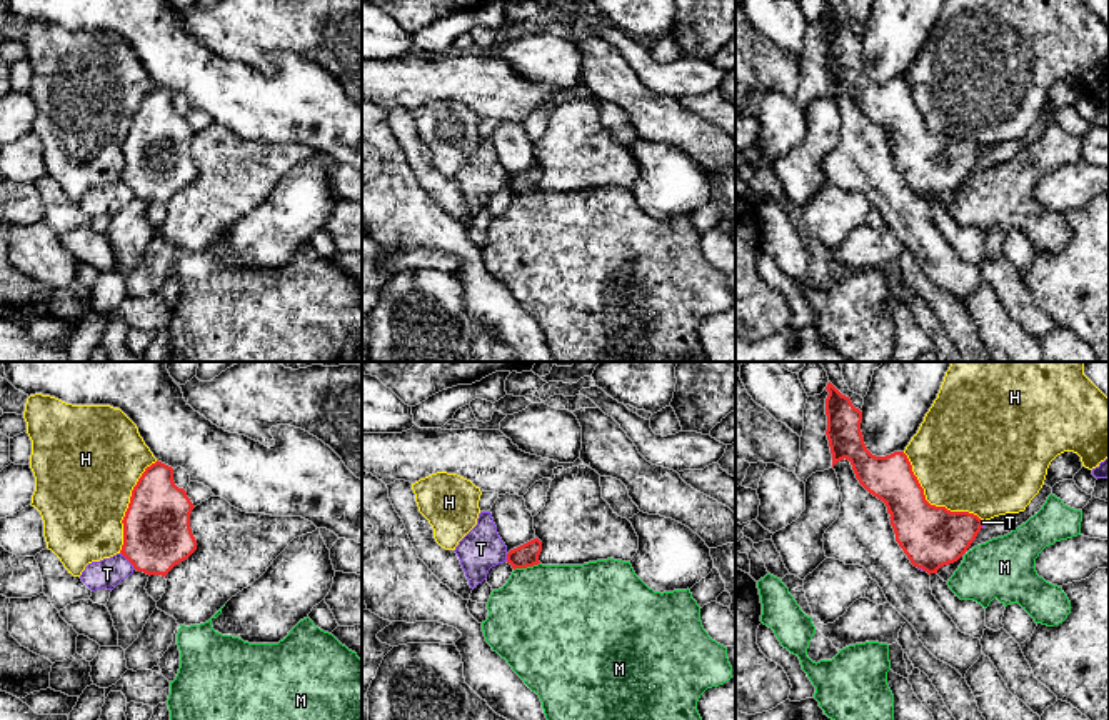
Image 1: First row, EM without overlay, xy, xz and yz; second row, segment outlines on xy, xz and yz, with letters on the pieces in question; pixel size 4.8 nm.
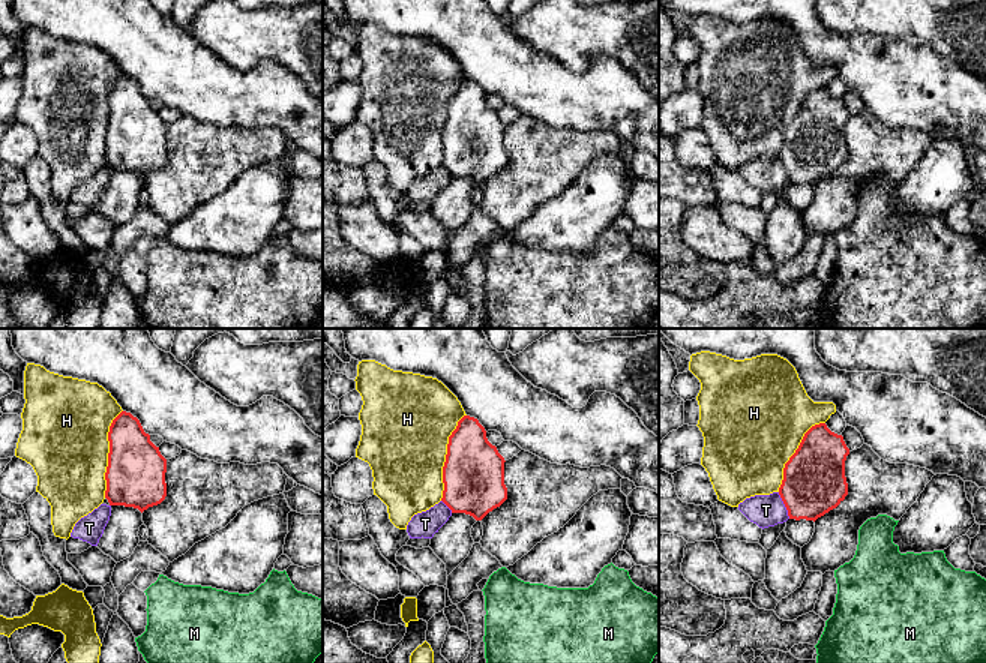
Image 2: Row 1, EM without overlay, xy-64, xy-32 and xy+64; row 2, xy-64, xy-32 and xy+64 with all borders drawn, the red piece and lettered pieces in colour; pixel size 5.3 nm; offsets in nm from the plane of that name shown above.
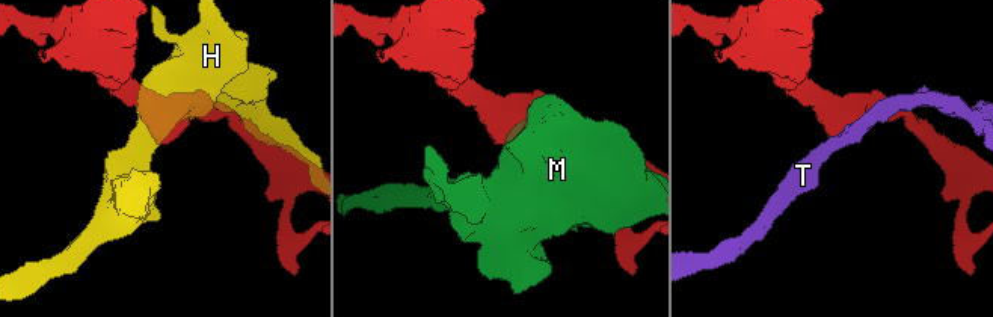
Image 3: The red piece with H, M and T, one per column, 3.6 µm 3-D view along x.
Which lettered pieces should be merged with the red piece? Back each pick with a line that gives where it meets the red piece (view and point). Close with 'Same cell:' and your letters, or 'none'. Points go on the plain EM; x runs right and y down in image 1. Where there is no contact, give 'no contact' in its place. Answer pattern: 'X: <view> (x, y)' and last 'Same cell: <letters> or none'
Same cell: none

